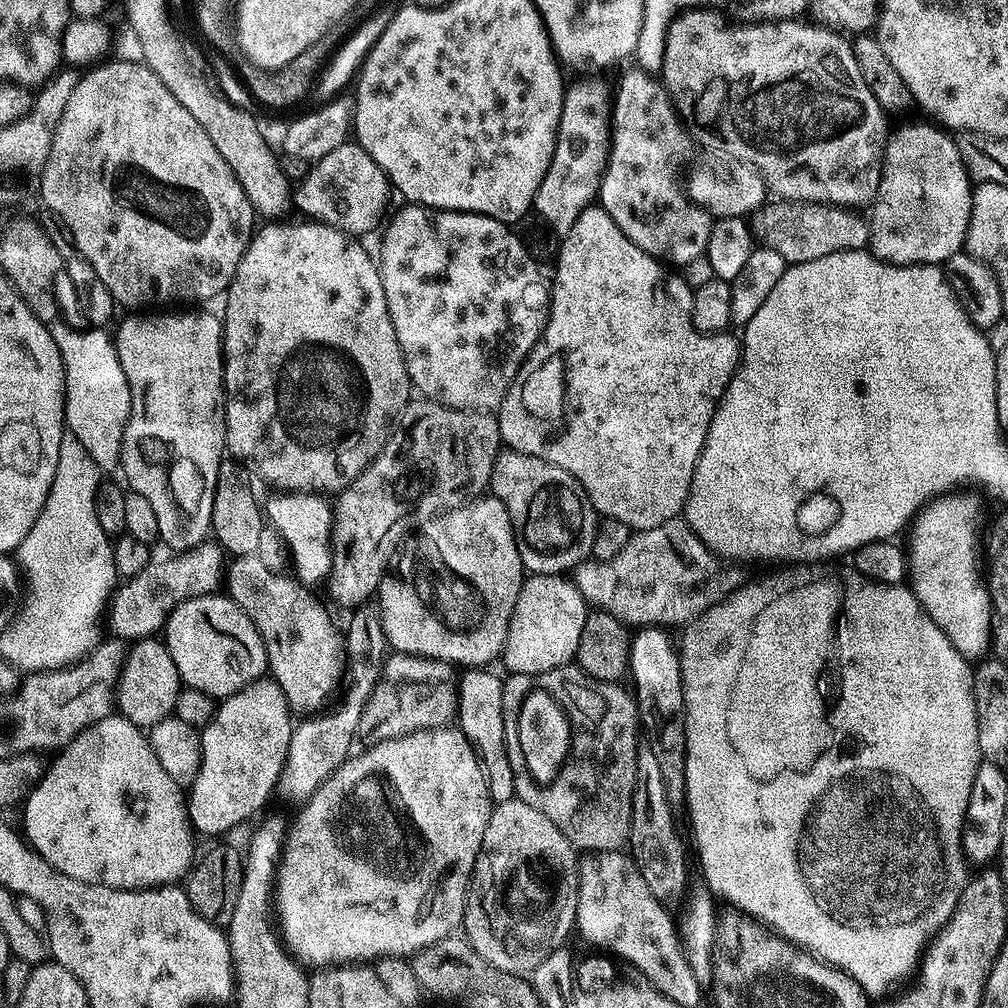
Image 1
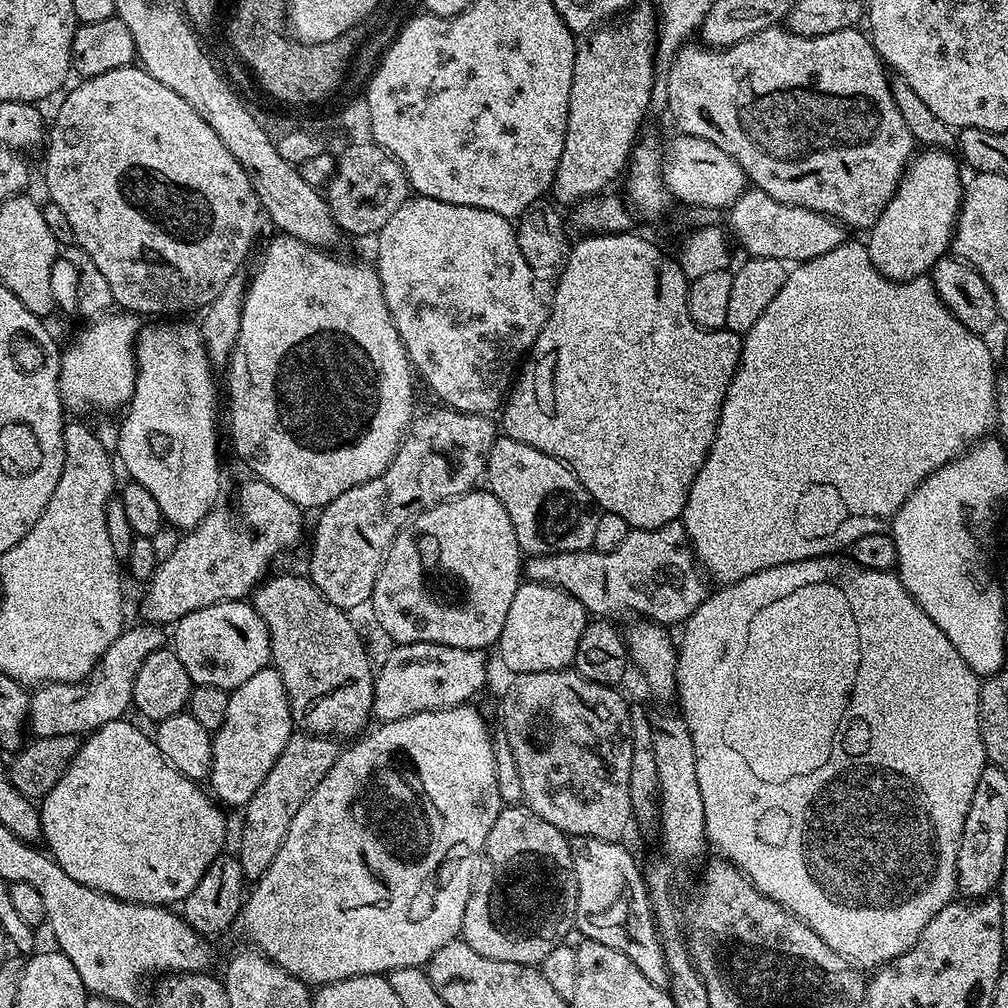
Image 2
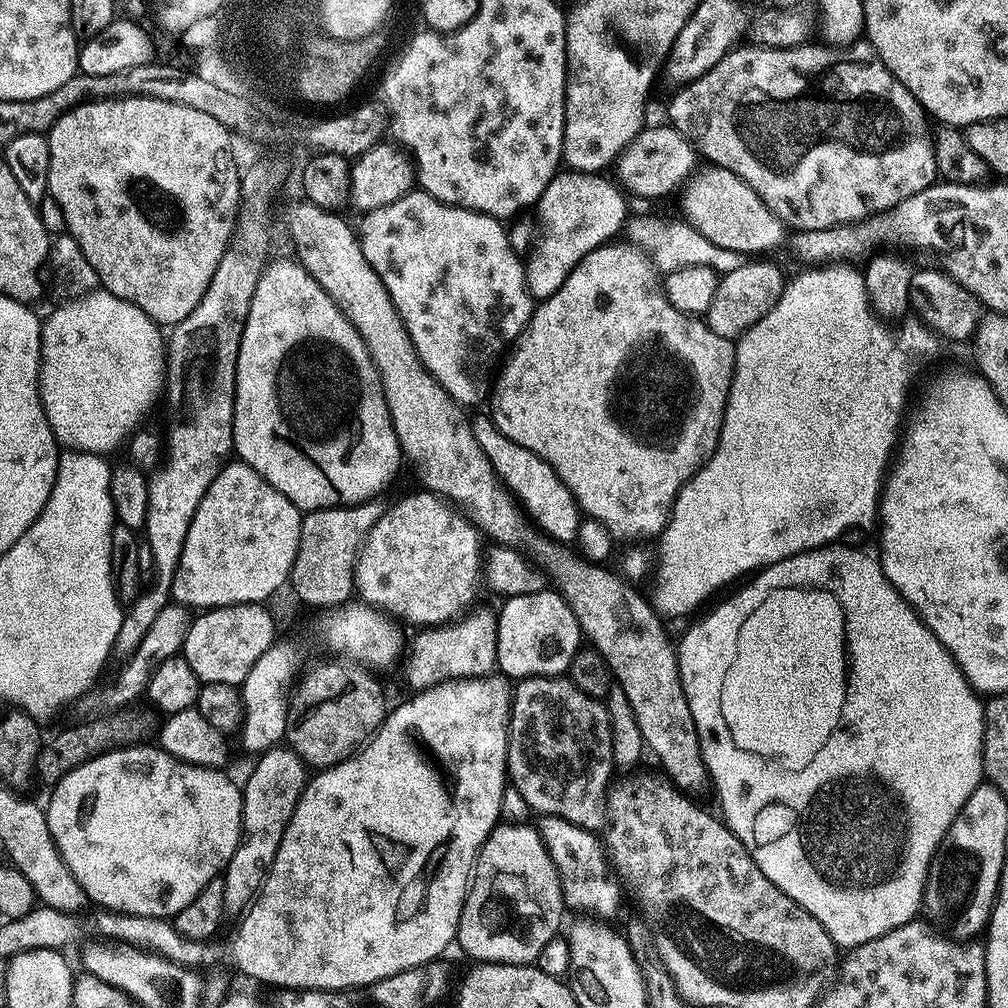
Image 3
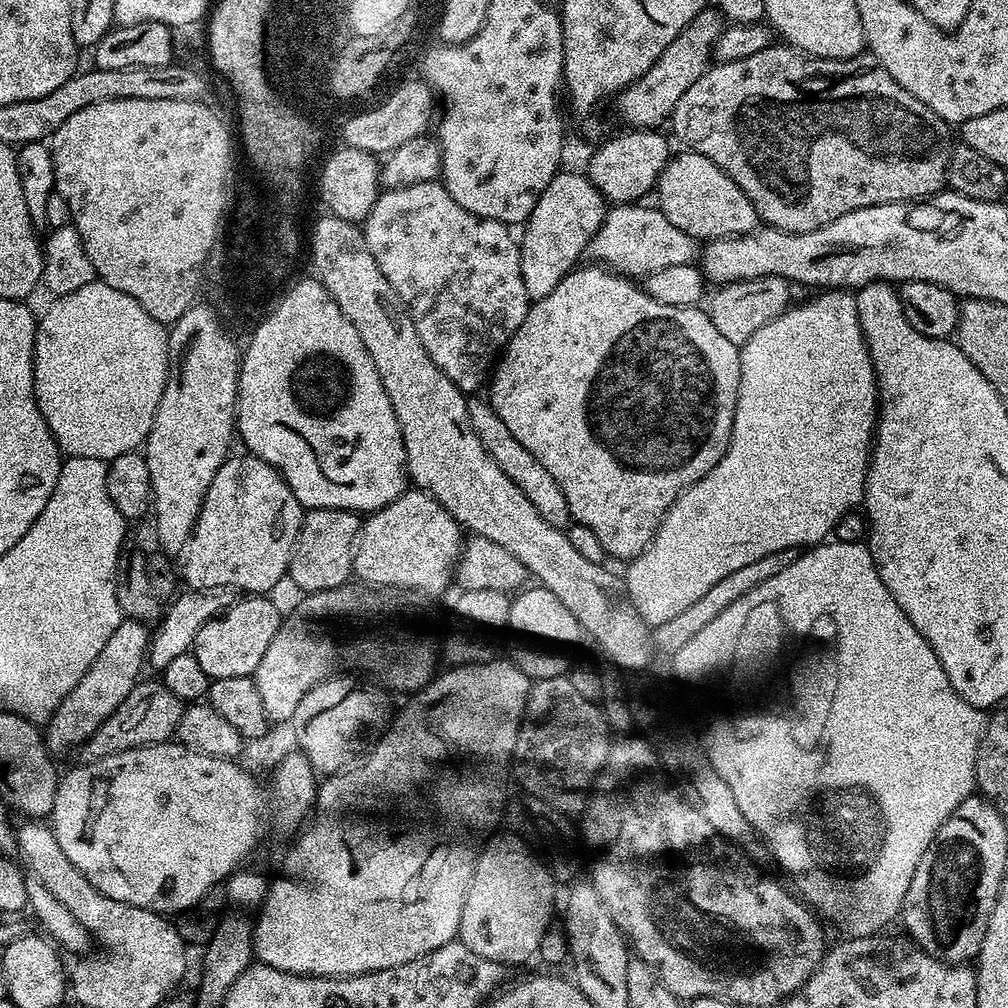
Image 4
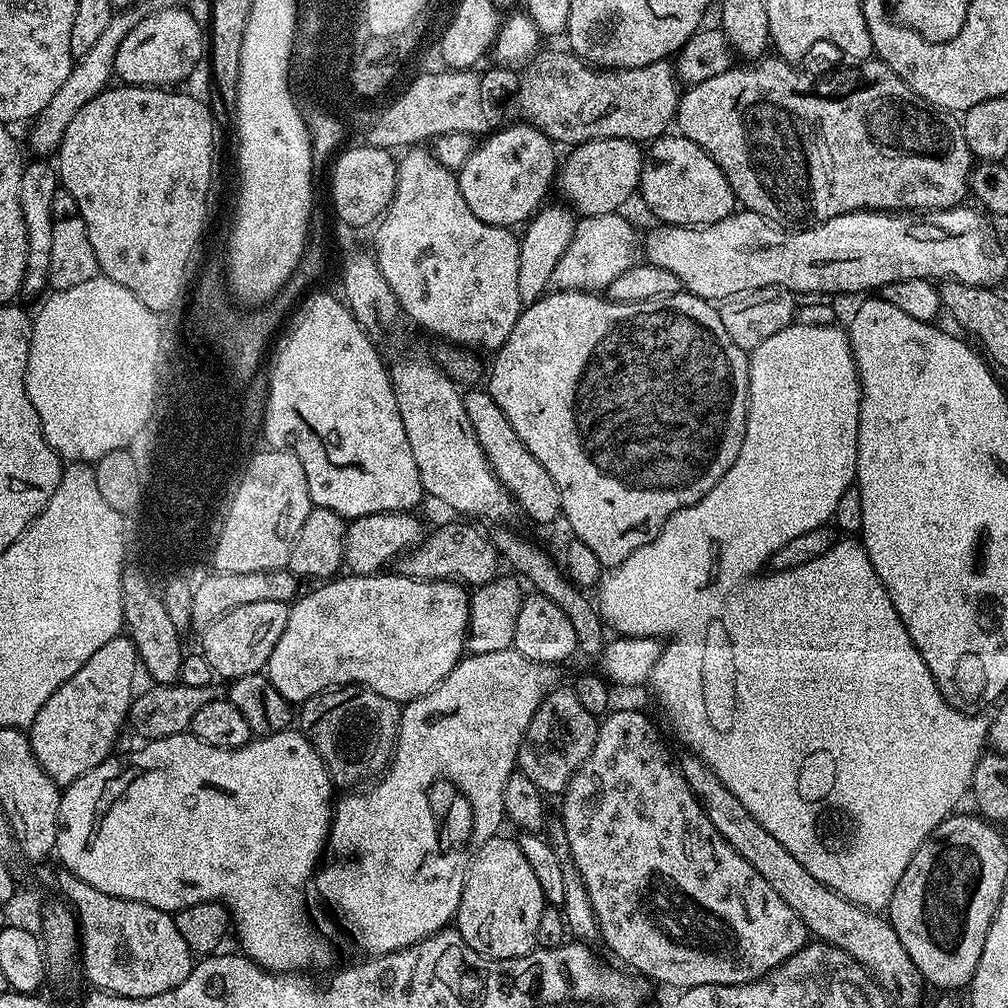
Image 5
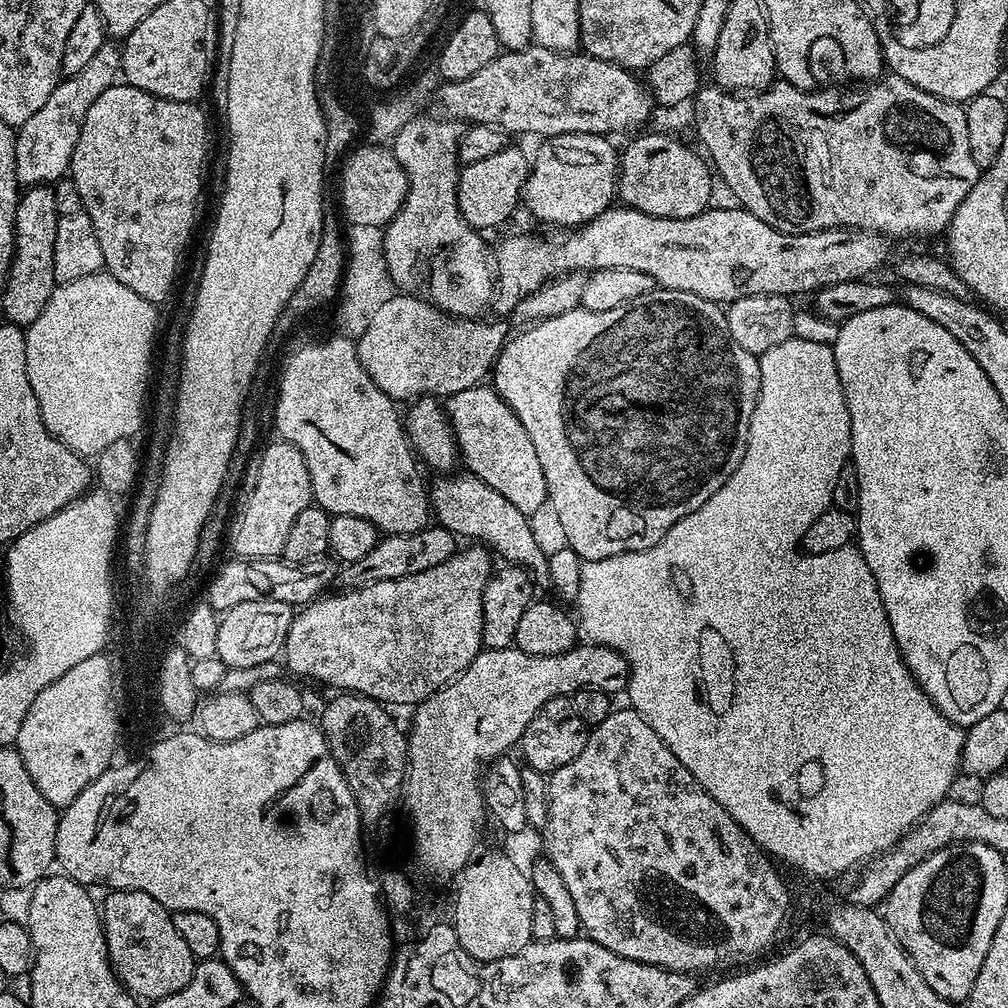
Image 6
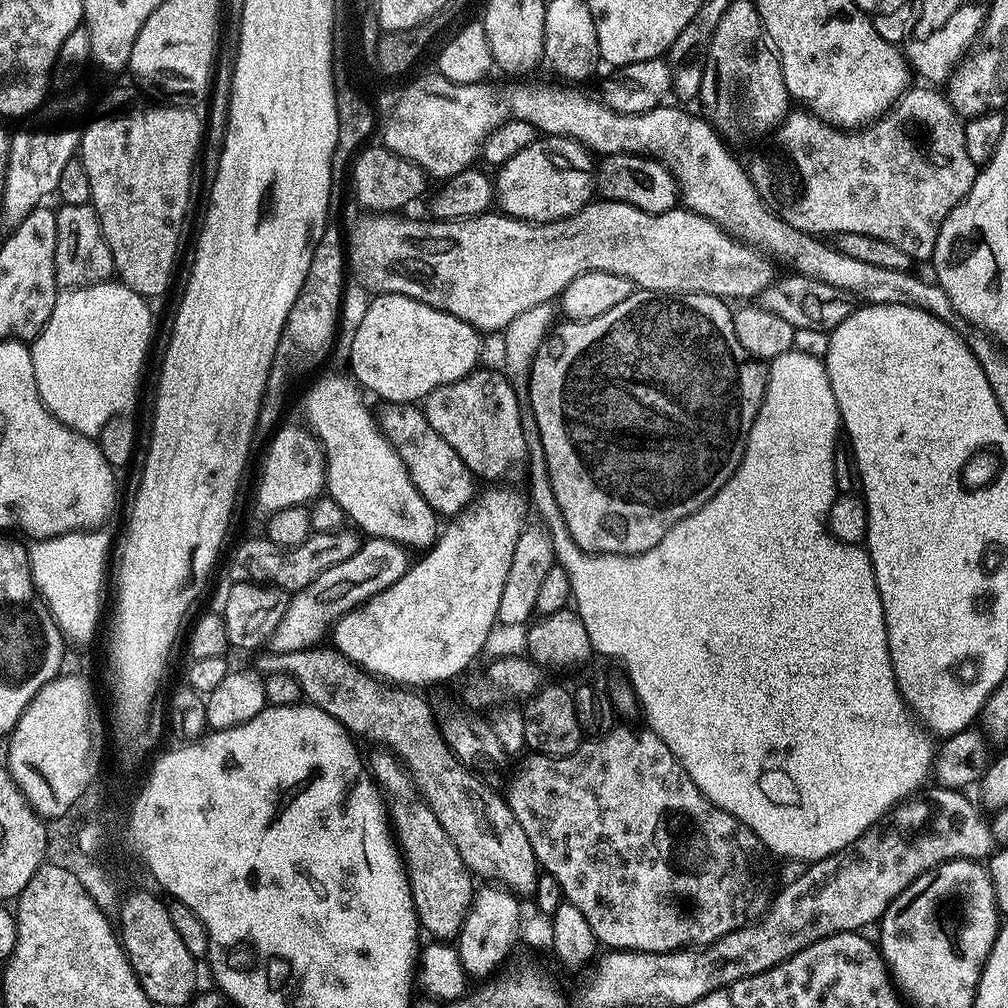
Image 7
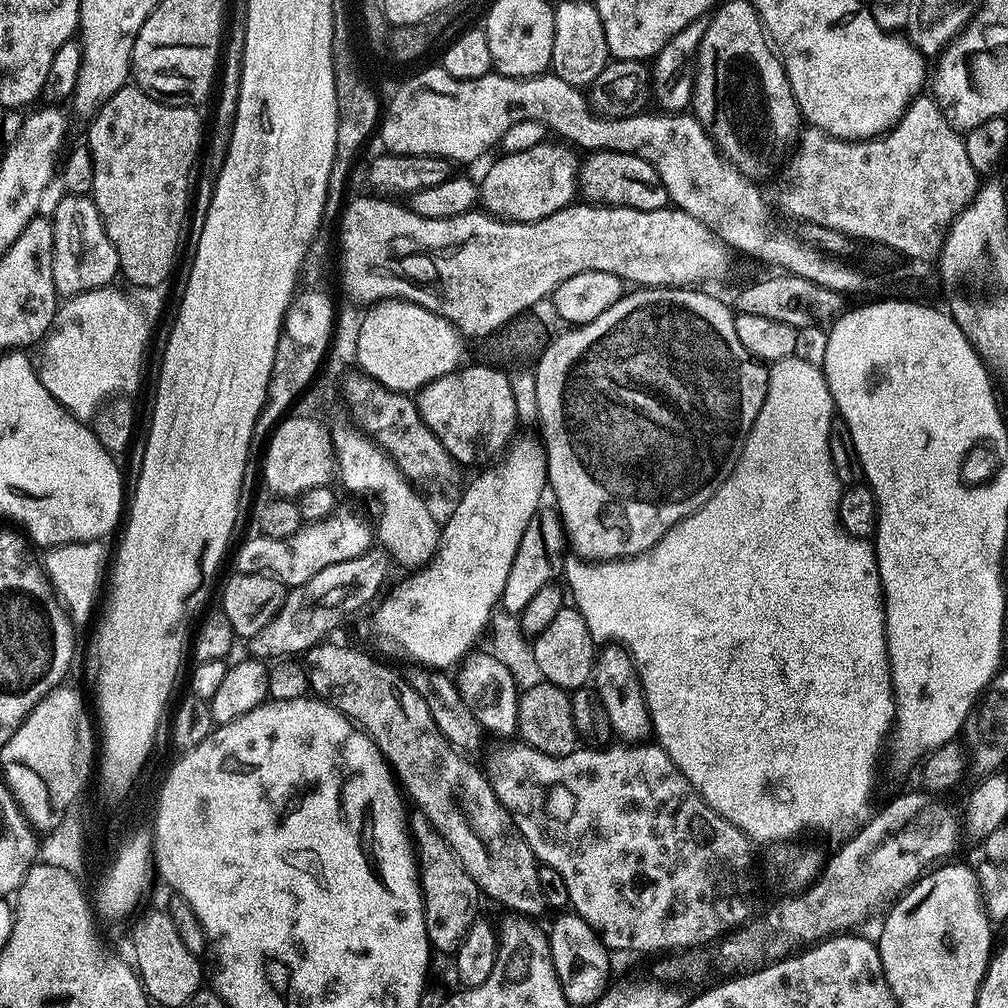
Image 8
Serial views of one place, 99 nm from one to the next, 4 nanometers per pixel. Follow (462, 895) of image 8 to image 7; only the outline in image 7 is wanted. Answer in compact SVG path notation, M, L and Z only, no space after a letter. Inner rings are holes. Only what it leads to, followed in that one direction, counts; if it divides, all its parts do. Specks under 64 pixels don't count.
M380 751L372 756L370 772L386 801L386 815L395 843L402 853L404 870L408 873L408 885L412 891L419 927L423 931L425 928L432 935L429 937L437 941L451 941L459 937L460 927L464 925L468 907L472 904L473 873L468 871L466 862L462 862L462 854L458 854L446 830L442 830L432 807L416 789L411 773L391 751Z

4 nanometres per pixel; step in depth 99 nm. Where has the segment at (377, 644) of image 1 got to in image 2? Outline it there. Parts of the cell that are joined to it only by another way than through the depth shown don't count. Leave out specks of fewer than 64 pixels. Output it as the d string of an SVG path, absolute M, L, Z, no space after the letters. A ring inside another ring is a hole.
M293 734L282 754L278 754L274 766L270 766L270 774L262 778L262 786L254 790L254 798L243 805L244 829L240 832L238 859L245 881L255 882L266 874L266 870L270 870L270 862L274 862L286 838L286 830L290 830L290 822L294 822L294 814L298 814L298 806L306 802L318 782L326 778L330 766L334 766L338 755L336 744L335 739L326 736Z

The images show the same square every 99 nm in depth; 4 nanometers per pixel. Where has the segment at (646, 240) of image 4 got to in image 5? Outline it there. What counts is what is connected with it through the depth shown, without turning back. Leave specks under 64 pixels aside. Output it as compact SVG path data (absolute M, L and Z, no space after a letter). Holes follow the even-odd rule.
M615 212L583 216L575 223L573 238L552 270L549 287L553 291L599 293L637 263L642 246L640 234L623 216Z

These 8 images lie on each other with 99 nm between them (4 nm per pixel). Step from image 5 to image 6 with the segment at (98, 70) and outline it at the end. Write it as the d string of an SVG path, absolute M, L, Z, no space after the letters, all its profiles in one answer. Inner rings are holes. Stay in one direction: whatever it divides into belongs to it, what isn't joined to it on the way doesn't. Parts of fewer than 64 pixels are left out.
M105 42L102 50L79 74L64 76L56 85L54 94L46 98L39 110L16 132L16 180L22 186L44 186L55 182L71 169L74 146L86 118L86 110L94 106L94 98L110 85L117 83L120 72L121 49L112 42Z

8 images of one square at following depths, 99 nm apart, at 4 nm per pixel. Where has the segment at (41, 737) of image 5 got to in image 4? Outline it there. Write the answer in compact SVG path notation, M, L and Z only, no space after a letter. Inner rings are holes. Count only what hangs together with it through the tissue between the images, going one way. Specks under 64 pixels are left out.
M131 618L121 619L118 630L114 630L114 634L110 634L110 642L106 642L106 646L102 646L102 654L98 654L96 661L90 666L90 670L86 670L86 674L82 678L82 682L78 682L78 686L74 686L74 690L70 690L70 694L60 704L60 711L52 717L50 721L50 729L52 733L47 733L46 743L49 749L56 748L72 748L84 743L88 737L92 736L98 726L102 722L106 722L106 718L110 714L114 714L114 710L127 698L133 688L136 687L141 679L140 667L145 667L146 657L148 654L148 645L150 643L150 632L141 621Z

